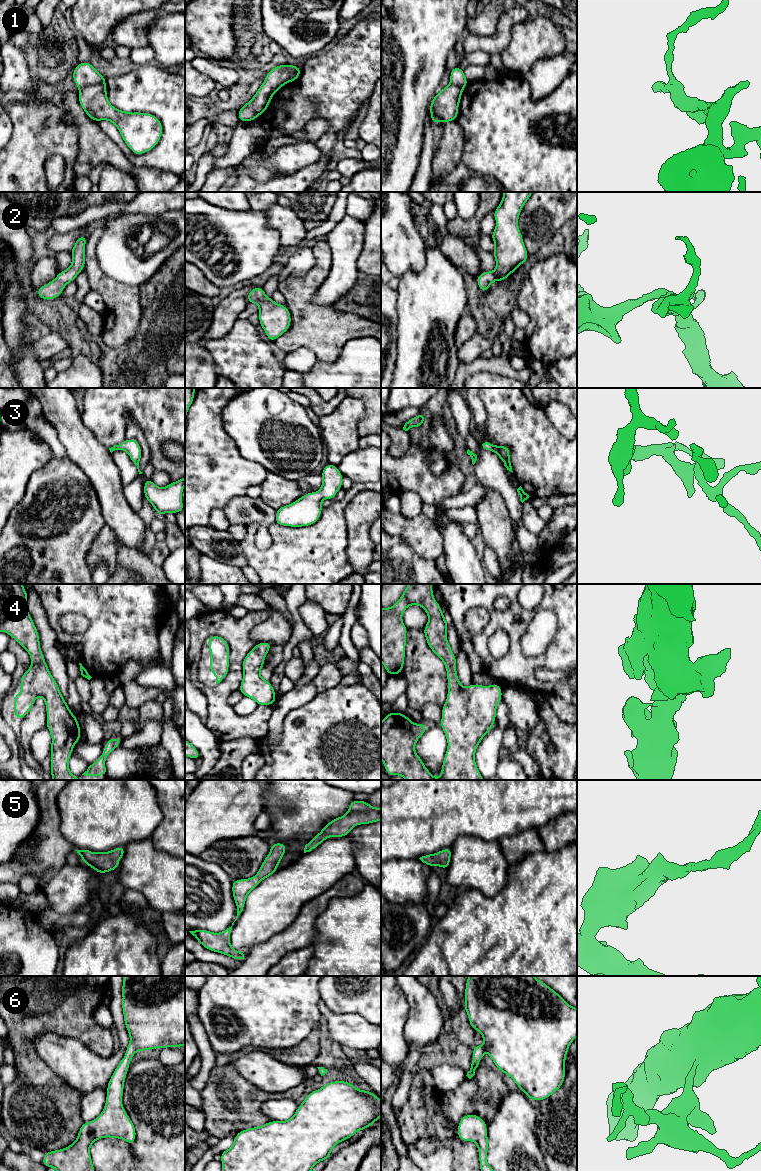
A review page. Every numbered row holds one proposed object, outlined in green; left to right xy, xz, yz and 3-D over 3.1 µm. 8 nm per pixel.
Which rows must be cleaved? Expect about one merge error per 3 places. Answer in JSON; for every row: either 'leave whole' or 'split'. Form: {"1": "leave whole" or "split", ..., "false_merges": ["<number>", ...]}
{"1": "split", "2": "leave whole", "3": "leave whole", "4": "leave whole", "5": "leave whole", "6": "leave whole", "false_merges": ["1"]}

